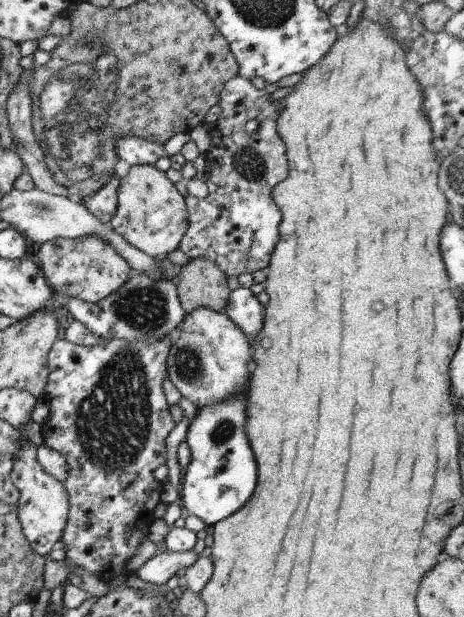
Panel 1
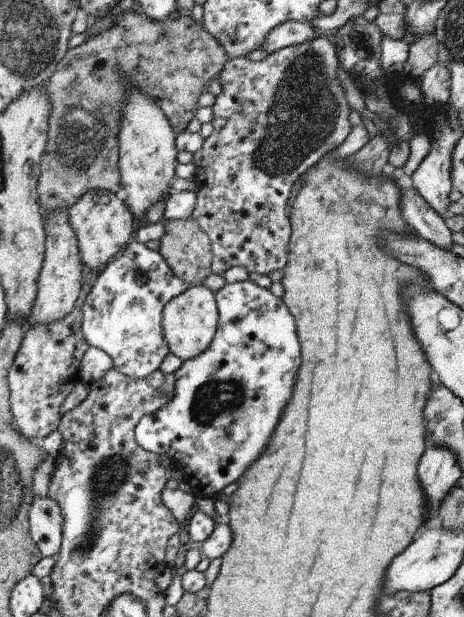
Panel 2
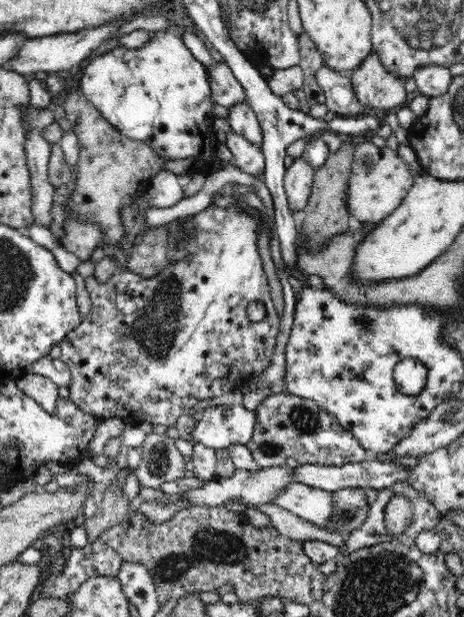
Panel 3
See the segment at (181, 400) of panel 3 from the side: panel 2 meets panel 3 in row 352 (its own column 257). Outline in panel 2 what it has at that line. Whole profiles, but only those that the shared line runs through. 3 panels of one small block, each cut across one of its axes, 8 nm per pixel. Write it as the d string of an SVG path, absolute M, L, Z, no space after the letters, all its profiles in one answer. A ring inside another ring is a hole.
M320 34L313 40L284 47L273 54L270 54L260 60L252 62L246 57L232 57L227 61L224 69L220 72L218 78L222 85L222 93L216 96L216 102L212 106L214 119L212 125L214 131L211 136L205 139L202 146L202 160L199 167L199 174L204 176L204 184L197 188L198 198L196 208L192 212L192 220L196 222L199 228L210 238L212 248L212 271L214 274L224 275L228 268L240 266L248 273L257 273L269 275L270 272L276 272L284 269L287 262L288 242L291 236L291 222L286 216L287 201L290 198L291 190L300 176L305 174L312 166L315 166L322 156L328 152L333 152L350 134L352 126L349 118L351 109L347 103L345 91L341 85L342 77L339 74L339 59L337 49L331 35Z

